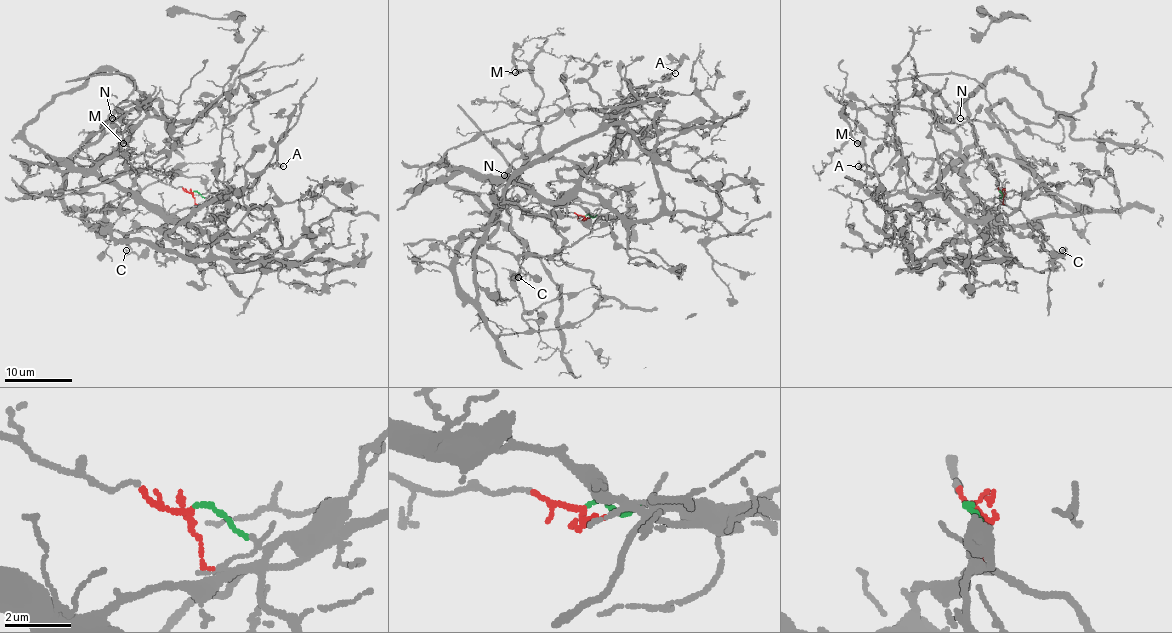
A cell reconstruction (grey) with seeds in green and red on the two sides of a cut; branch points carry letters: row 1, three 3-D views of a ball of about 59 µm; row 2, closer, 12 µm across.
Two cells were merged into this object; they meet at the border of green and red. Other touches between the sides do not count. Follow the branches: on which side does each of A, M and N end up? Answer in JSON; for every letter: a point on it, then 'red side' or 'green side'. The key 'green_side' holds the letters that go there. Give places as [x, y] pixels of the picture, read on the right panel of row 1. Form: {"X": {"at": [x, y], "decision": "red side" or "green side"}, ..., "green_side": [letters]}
{"A": {"at": [858, 166], "decision": "red side"}, "M": {"at": [857, 143], "decision": "red side"}, "N": {"at": [960, 118], "decision": "red side"}, "green_side": []}

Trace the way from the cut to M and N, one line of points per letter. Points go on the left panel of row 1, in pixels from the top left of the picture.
M: (193, 192), (161, 183), (118, 156), (101, 161), (151, 105), (141, 108), (118, 142), (124, 142)
N: (193, 192), (161, 183), (118, 156), (101, 159), (113, 153), (129, 132), (122, 120), (112, 119)

